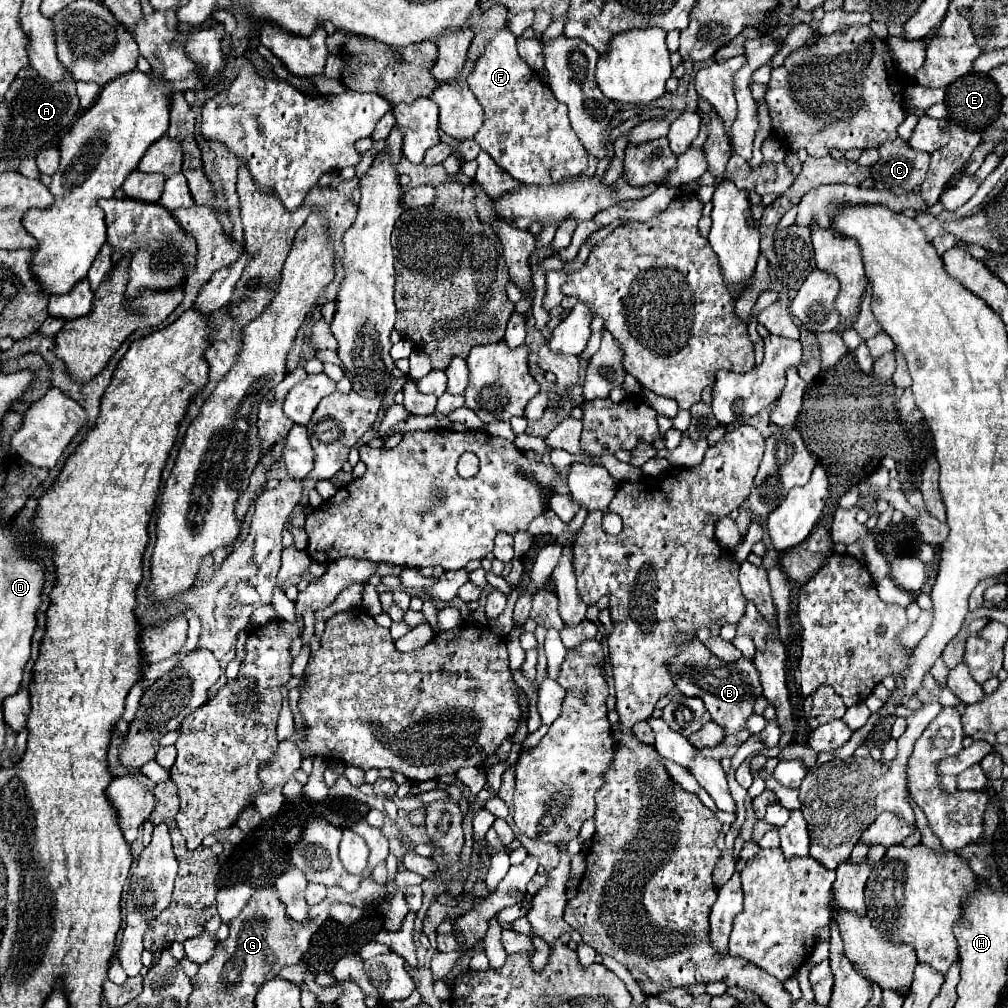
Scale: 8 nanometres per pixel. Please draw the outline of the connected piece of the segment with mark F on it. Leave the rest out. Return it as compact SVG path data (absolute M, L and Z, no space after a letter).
M509 28L499 30L467 78L471 92L485 110L485 122L473 140L521 184L575 180L587 172L587 152L571 130L567 106L563 106L541 76L523 62L517 54L515 40Z

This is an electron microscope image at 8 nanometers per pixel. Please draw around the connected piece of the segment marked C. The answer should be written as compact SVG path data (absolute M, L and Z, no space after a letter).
M899 136L893 142L879 146L879 162L873 164L875 188L889 190L893 194L911 192L922 184L929 170L929 154L913 150Z

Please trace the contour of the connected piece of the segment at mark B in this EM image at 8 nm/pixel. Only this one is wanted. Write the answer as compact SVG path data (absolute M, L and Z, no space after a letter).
M695 636L679 642L679 652L669 662L667 670L671 678L675 678L675 686L679 692L683 692L685 696L697 696L705 702L711 718L719 726L723 726L725 734L735 734L745 728L745 720L753 714L753 702L761 694L761 682L751 660L739 658L733 664L719 662L719 658L715 658Z

